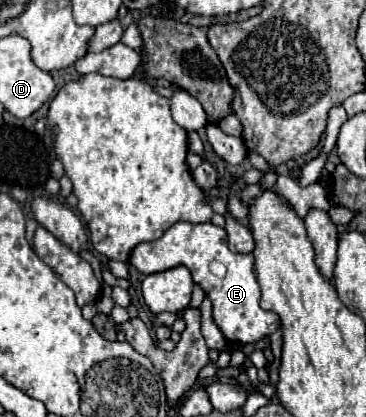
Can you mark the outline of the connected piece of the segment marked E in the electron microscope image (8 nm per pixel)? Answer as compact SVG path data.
M178 221L160 239L134 247L130 253L130 263L144 275L166 271L176 265L186 265L194 277L194 283L202 285L204 293L212 299L212 321L234 345L256 343L280 327L278 315L260 307L260 287L254 273L254 255L232 253L226 243L224 227L212 223Z

